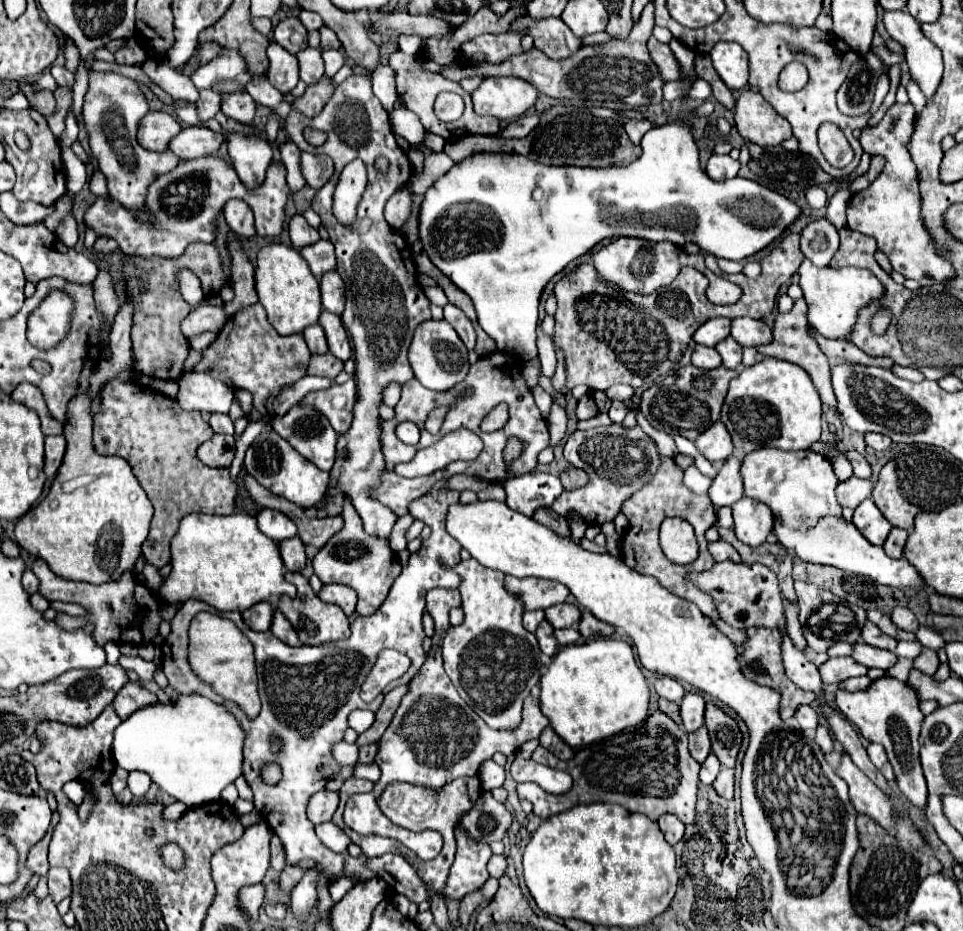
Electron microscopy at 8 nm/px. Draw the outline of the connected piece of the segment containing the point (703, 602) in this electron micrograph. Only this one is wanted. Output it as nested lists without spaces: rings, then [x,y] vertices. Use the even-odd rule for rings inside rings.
[[[661,456],[661,466],[657,470],[657,474],[653,476],[653,482],[649,482],[649,486],[643,486],[637,494],[633,494],[629,500],[625,500],[625,506],[621,506],[621,512],[627,516],[629,520],[629,528],[627,528],[627,534],[625,536],[631,536],[631,550],[635,550],[633,558],[635,558],[635,570],[641,572],[641,574],[649,574],[649,576],[655,576],[669,592],[681,596],[681,598],[687,598],[691,602],[695,602],[701,612],[705,616],[709,616],[715,626],[727,634],[735,644],[741,644],[747,640],[747,634],[743,630],[737,630],[737,628],[731,628],[727,622],[723,622],[715,610],[715,602],[713,598],[709,598],[709,594],[705,594],[703,590],[699,590],[697,586],[693,586],[693,582],[687,582],[687,574],[691,570],[711,570],[711,566],[715,564],[713,556],[709,554],[707,550],[707,538],[705,538],[705,530],[709,526],[715,524],[715,508],[713,508],[713,502],[709,500],[707,494],[693,494],[685,484],[683,484],[683,468],[679,468],[675,464],[673,458],[665,458]],[[671,516],[679,516],[679,518],[685,518],[687,522],[691,522],[691,526],[695,528],[695,534],[697,534],[697,540],[699,540],[699,558],[691,564],[685,564],[685,566],[679,566],[679,564],[671,564],[667,560],[667,556],[661,552],[661,546],[659,546],[659,526],[665,518],[671,518]]]

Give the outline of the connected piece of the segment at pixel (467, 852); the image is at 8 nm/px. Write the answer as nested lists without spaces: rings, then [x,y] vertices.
[[[459,824],[455,826],[455,838],[457,856],[451,866],[445,888],[441,892],[447,900],[461,900],[465,894],[481,888],[489,878],[487,872],[487,862],[491,858],[489,844],[473,842],[473,838],[469,838],[469,834],[465,834]]]

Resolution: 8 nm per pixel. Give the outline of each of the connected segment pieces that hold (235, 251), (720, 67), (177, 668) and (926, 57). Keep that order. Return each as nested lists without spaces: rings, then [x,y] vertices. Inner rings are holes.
[[[229,242],[229,250],[233,256],[233,270],[231,270],[231,288],[235,292],[235,298],[227,304],[227,314],[235,314],[243,306],[251,306],[257,302],[255,292],[255,272],[247,256],[243,254],[241,246],[237,242]]]
[[[719,42],[711,50],[711,58],[717,74],[731,90],[741,90],[747,86],[747,54],[737,42]]]
[[[189,600],[185,602],[175,618],[171,620],[171,634],[165,638],[161,650],[163,650],[163,670],[165,676],[169,680],[169,686],[179,692],[179,694],[205,694],[207,698],[211,698],[217,704],[223,704],[223,698],[219,698],[219,694],[215,694],[215,690],[211,686],[207,686],[205,682],[201,682],[201,678],[197,678],[189,666],[187,660],[187,646],[189,646],[189,638],[187,638],[187,630],[189,630],[189,622],[193,620],[195,614],[199,612],[217,612],[213,610],[209,604],[201,602],[201,600]]]
[[[885,10],[883,22],[889,36],[905,46],[905,62],[909,72],[921,86],[925,98],[931,98],[943,76],[943,60],[939,48],[923,36],[919,22],[905,10]]]

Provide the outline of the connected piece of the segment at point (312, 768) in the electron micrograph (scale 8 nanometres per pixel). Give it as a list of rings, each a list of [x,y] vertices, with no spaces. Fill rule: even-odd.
[[[439,488],[439,490],[431,490],[429,494],[409,504],[409,514],[429,524],[433,528],[433,534],[429,540],[423,540],[421,548],[415,554],[409,556],[407,566],[393,582],[383,606],[375,614],[357,616],[351,622],[351,636],[347,640],[325,642],[321,646],[293,648],[281,642],[279,638],[275,638],[271,632],[249,630],[249,626],[245,626],[241,618],[241,612],[223,614],[225,618],[233,620],[239,626],[239,630],[253,642],[257,676],[259,676],[261,712],[257,718],[251,720],[245,716],[245,712],[237,704],[227,704],[227,708],[235,714],[235,718],[241,722],[243,730],[247,732],[245,748],[243,748],[243,754],[245,754],[243,776],[247,784],[253,788],[255,808],[259,808],[259,812],[269,822],[271,830],[275,830],[275,834],[281,838],[285,846],[287,868],[281,874],[283,890],[291,890],[303,878],[305,870],[297,866],[299,860],[313,858],[323,866],[323,870],[319,870],[321,874],[319,910],[323,914],[333,908],[333,900],[327,888],[343,872],[343,858],[331,852],[329,848],[325,848],[323,842],[317,838],[313,824],[309,822],[305,814],[305,806],[309,798],[315,792],[323,790],[327,780],[333,780],[341,768],[337,762],[333,762],[331,746],[343,740],[343,732],[347,730],[347,716],[357,708],[377,712],[383,702],[383,692],[371,704],[359,698],[359,686],[365,682],[379,652],[385,648],[395,648],[399,652],[405,652],[411,658],[411,666],[405,672],[405,676],[391,682],[391,686],[387,686],[385,692],[389,692],[393,686],[411,682],[411,678],[419,672],[419,668],[427,660],[427,654],[423,650],[423,638],[426,635],[422,626],[422,616],[426,609],[425,596],[429,590],[438,586],[457,589],[461,584],[459,574],[455,574],[451,568],[441,566],[441,562],[447,566],[455,566],[461,562],[459,558],[461,546],[445,532],[447,508],[449,504],[455,504],[457,500],[459,500],[459,492],[449,492],[449,490]],[[273,734],[279,734],[281,738],[279,754],[273,754],[269,748],[269,738]],[[265,762],[277,762],[281,766],[283,778],[279,780],[279,784],[269,786],[261,780],[261,768]]]

